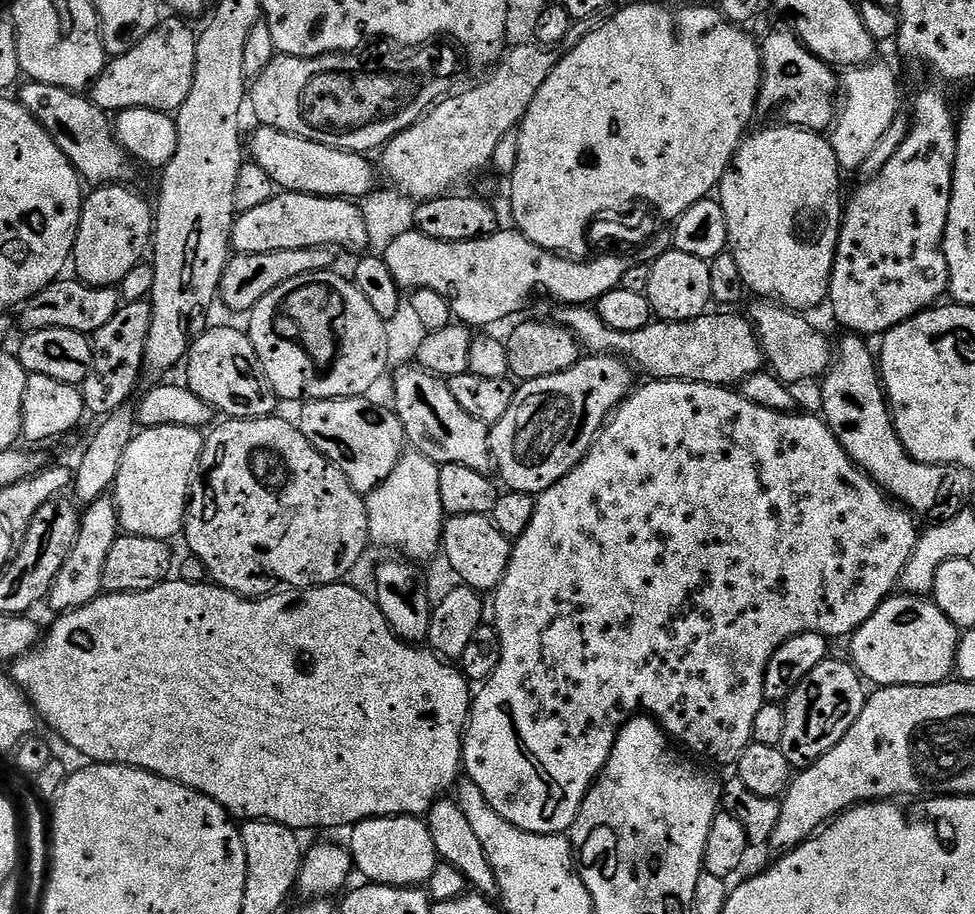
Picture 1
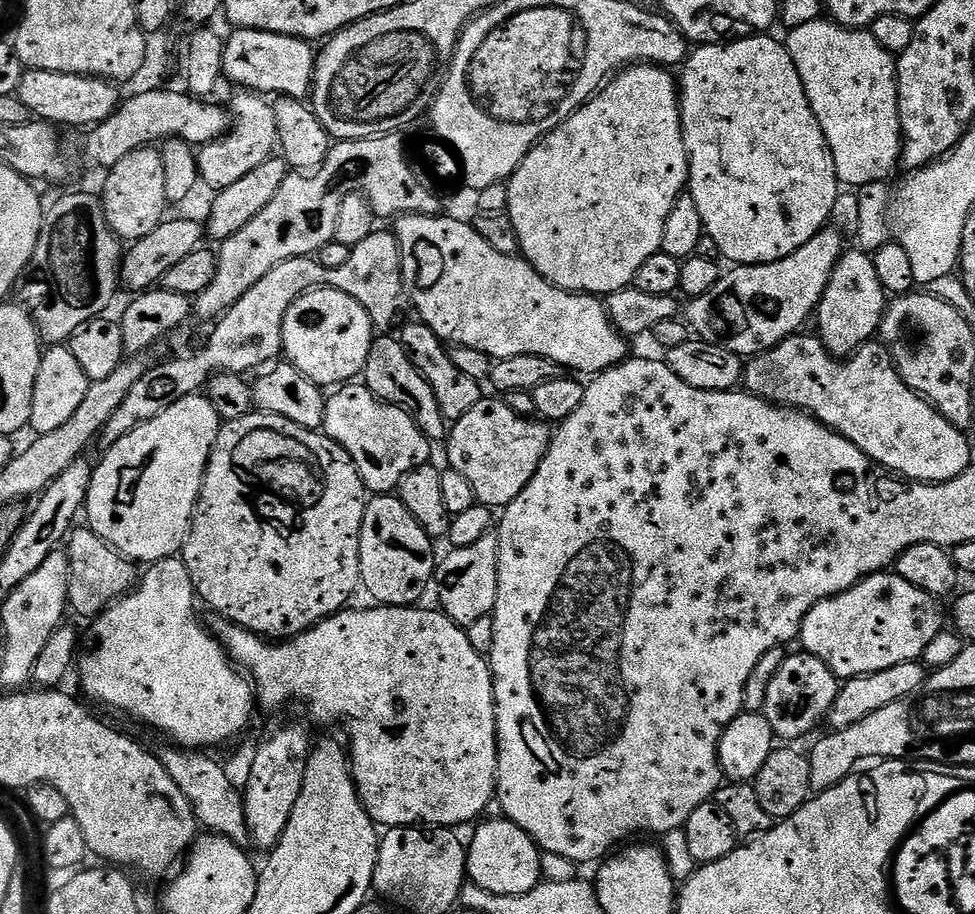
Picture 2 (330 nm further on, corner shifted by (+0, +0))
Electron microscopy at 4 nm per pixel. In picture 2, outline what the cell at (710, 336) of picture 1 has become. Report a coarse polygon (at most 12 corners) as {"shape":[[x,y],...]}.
{"shape":[[401,216],[407,299],[445,345],[573,373],[629,359],[601,297],[469,221]]}

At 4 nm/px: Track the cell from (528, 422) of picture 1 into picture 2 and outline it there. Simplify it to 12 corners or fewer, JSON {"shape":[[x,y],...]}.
{"shape":[[481,398],[446,436],[447,467],[507,508],[534,478],[549,425]]}

